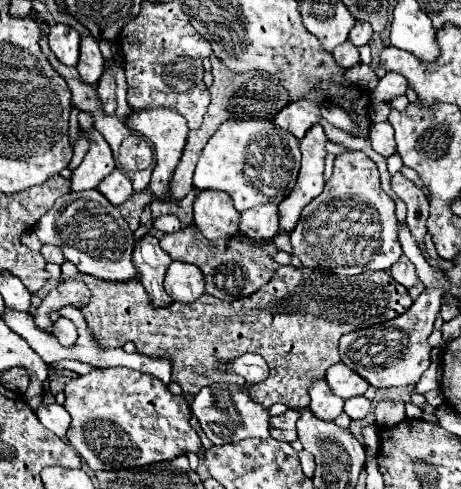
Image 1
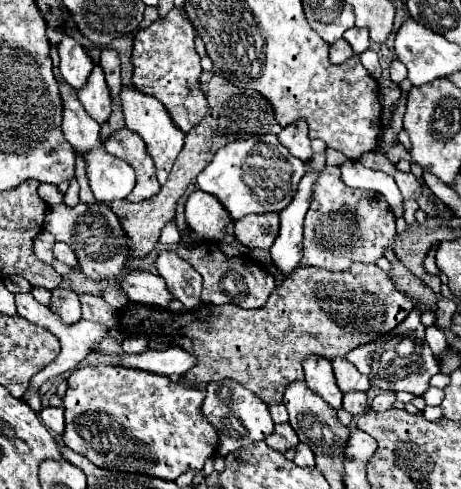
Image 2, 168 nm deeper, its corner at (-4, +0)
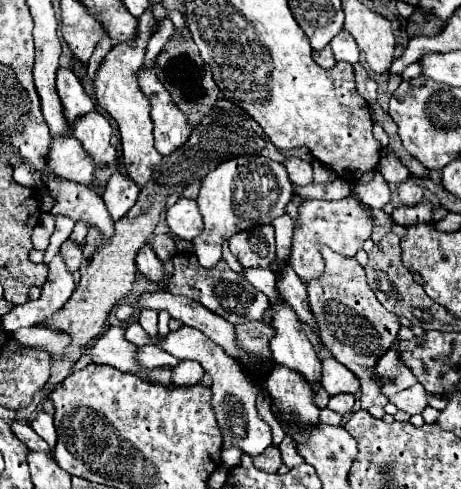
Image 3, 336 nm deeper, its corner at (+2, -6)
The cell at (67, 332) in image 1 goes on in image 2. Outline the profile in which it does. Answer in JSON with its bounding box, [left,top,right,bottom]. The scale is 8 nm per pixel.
[50,281,82,325]

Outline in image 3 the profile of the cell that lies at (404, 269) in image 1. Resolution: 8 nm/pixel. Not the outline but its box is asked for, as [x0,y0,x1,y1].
[354,171,390,209]

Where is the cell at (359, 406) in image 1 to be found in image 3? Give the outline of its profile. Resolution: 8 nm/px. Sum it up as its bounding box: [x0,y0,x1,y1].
[328,393,354,415]

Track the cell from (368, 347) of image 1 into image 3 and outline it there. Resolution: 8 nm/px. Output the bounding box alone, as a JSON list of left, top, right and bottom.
[374,345,428,415]

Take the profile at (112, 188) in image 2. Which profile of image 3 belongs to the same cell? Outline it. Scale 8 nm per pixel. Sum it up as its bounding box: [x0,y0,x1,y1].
[46,135,96,187]

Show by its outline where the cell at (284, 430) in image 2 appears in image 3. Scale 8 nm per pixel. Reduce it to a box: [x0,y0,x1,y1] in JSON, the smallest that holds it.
[252,445,282,473]

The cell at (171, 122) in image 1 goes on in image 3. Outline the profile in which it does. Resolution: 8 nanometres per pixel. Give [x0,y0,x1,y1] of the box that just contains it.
[94,11,162,187]

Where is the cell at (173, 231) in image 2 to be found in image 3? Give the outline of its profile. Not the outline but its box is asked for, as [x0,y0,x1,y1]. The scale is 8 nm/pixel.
[152,235,176,261]

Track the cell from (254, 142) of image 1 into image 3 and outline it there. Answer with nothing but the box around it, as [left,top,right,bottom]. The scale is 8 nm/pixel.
[192,157,292,269]

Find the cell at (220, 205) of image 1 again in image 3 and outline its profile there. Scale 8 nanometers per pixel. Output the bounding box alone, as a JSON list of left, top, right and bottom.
[166,197,204,241]

